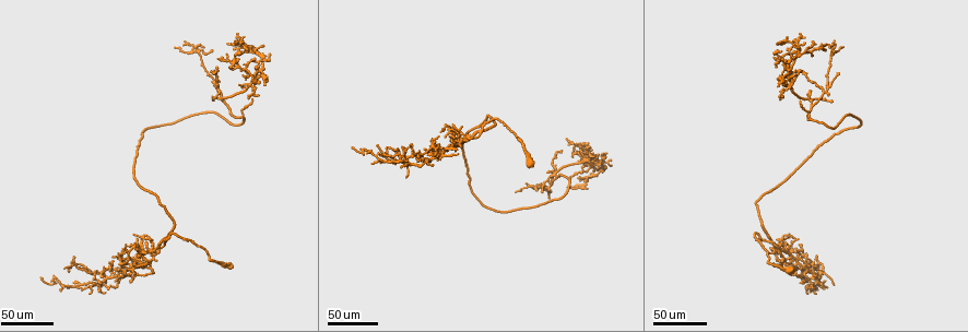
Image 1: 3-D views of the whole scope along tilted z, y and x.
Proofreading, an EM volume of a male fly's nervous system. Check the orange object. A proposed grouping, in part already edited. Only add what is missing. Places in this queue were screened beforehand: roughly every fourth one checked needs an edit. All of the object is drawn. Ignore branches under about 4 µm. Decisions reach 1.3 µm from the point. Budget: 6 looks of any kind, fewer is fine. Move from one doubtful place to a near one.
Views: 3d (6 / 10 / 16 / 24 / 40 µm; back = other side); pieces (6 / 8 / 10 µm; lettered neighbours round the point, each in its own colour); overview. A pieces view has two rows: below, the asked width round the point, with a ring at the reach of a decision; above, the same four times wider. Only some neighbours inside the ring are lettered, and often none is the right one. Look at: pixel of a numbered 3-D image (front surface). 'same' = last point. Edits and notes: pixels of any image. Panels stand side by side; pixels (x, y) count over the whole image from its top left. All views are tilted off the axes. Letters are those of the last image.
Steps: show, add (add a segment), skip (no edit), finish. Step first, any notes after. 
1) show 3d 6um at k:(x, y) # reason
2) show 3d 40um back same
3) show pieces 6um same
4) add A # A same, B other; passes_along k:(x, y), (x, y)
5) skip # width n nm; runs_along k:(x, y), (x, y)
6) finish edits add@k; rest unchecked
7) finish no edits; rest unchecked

show 3d 24um at 1:(580, 154)

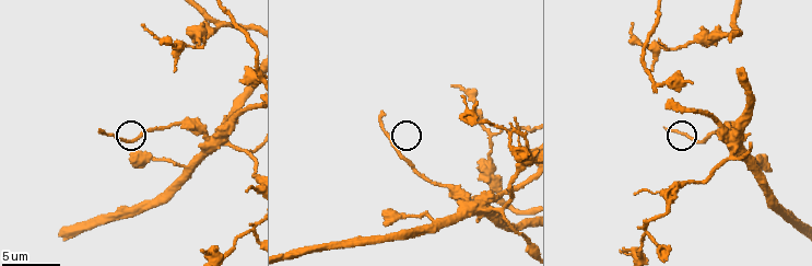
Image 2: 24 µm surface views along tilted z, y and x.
show pieces 8um at 2:(668, 131) # see the neighbours

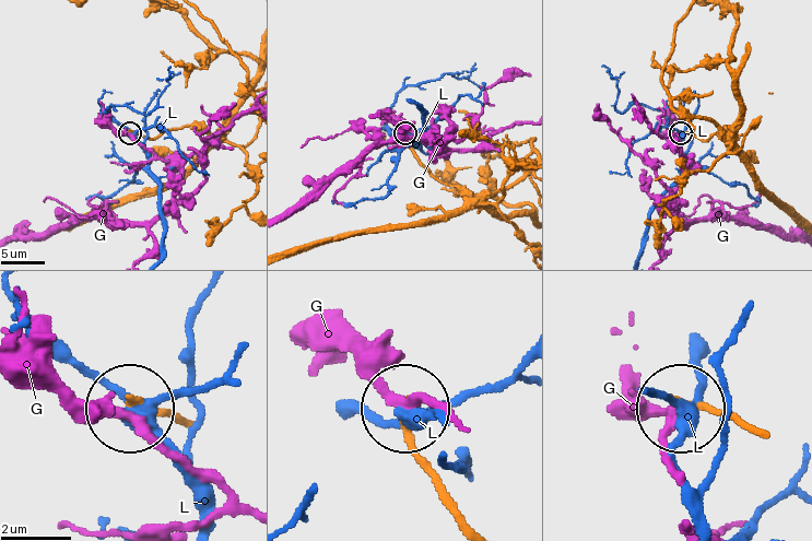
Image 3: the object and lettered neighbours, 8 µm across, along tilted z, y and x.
skip # width 210 nm; G other, L other; runs_along 3:(470, 522), (418, 451), (407, 410); no lettered segment goes on from it

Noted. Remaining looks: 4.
show 3d 24um at 1:(236, 67) # branch stops here

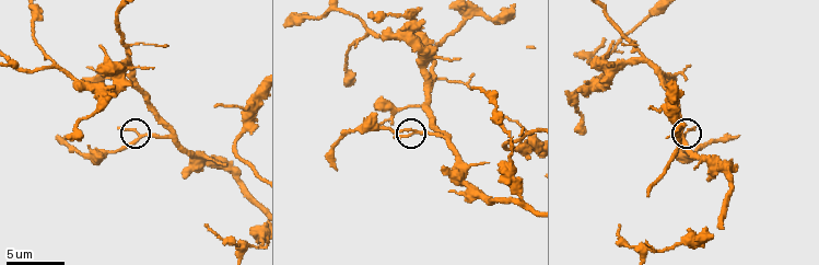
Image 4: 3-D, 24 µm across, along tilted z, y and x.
show pieces 10um at 4:(694, 129)

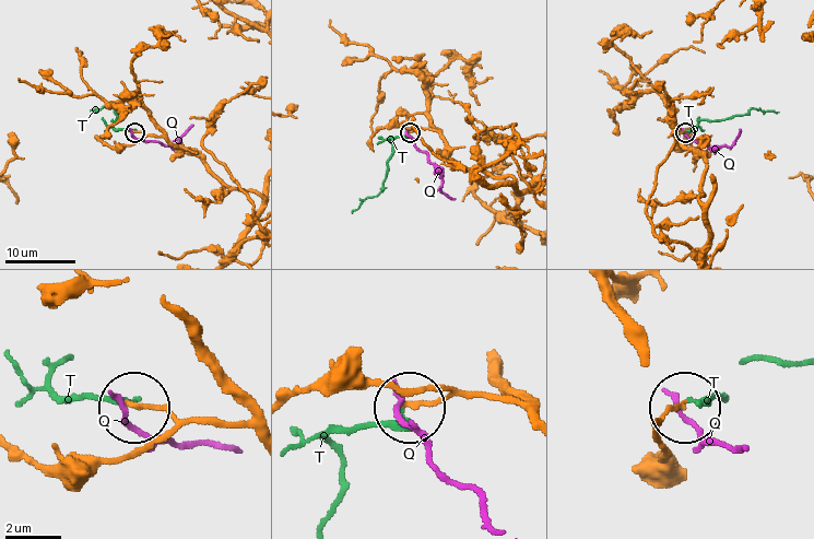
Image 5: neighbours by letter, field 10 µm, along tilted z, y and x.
skip # Q other, T other; no lettered segment goes on from it

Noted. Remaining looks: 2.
show 3d 24um at 1:(185, 43) # thin end

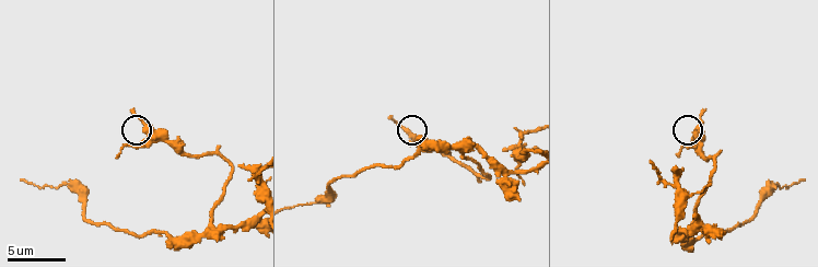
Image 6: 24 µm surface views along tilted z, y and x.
show pieces 8um at 6:(680, 157)

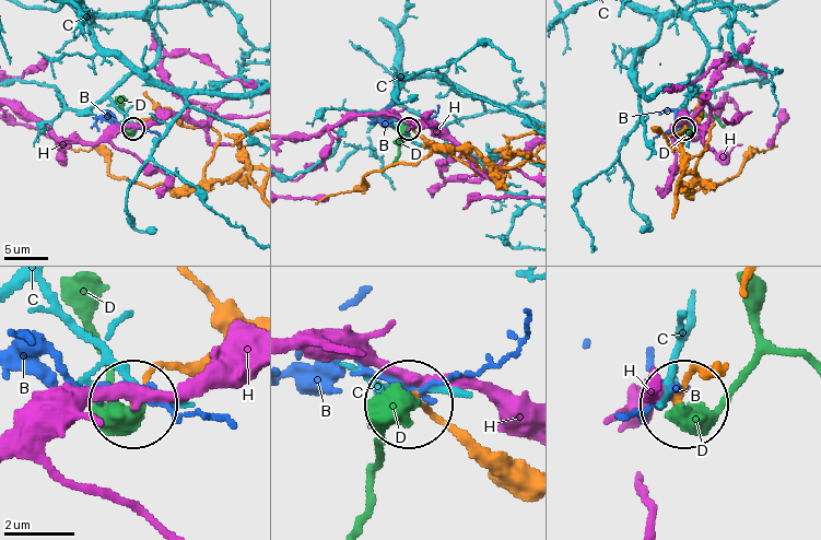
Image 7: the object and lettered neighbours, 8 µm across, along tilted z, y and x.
skip # width 160 nm; B other, C other, D other, H other; runs_along 7:(528, 481), (511, 478), (466, 436), (408, 402); none of them fits

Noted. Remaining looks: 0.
finish no edits; rest unchecked

